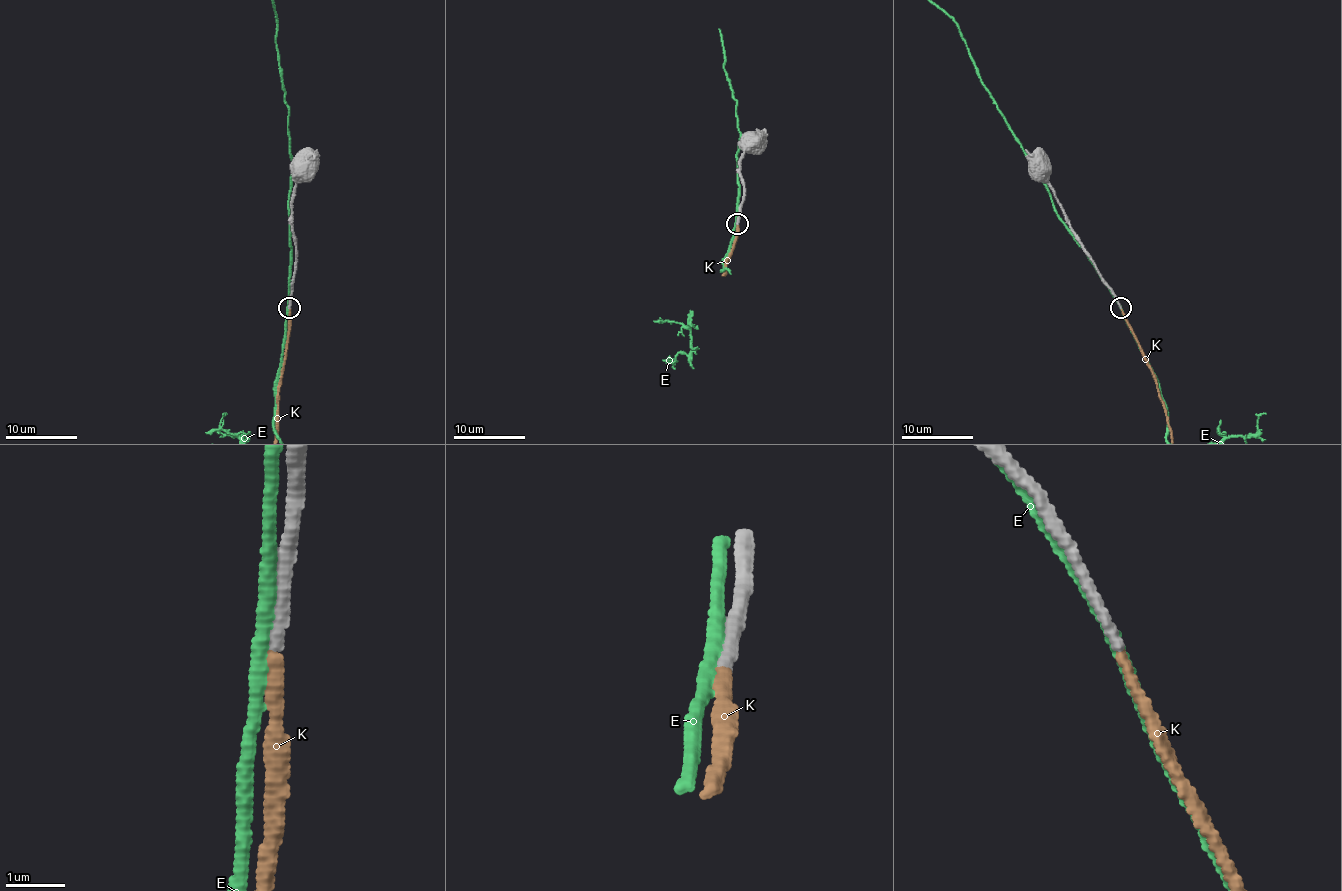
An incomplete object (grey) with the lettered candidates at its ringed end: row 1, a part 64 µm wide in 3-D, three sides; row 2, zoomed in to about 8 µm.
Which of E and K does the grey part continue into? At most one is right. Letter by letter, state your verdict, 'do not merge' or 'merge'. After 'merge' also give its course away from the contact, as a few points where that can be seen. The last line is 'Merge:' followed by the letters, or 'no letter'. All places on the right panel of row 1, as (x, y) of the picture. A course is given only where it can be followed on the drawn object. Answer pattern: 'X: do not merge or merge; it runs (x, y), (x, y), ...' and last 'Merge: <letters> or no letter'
E: do not merge
K: merge
Merge: K

